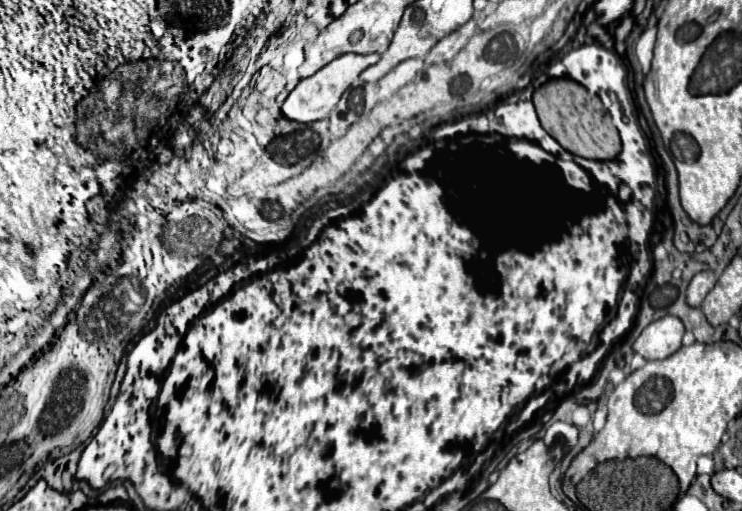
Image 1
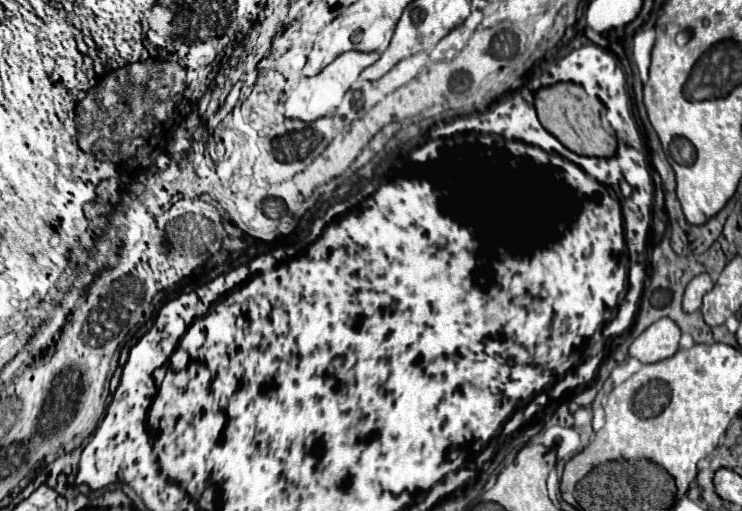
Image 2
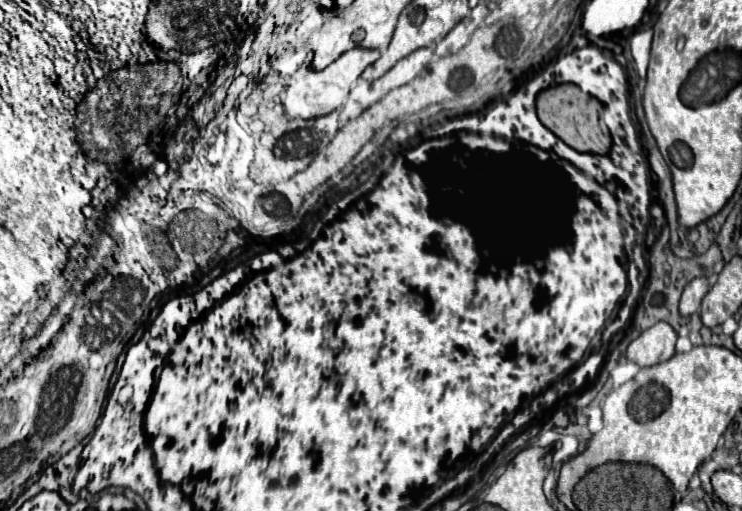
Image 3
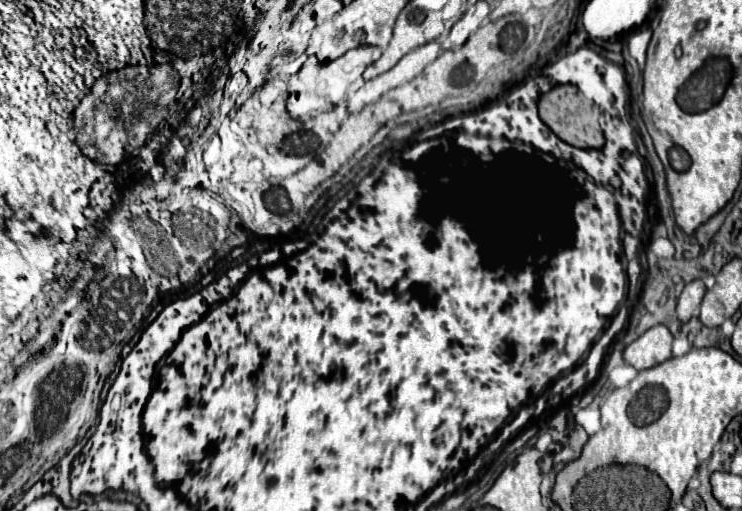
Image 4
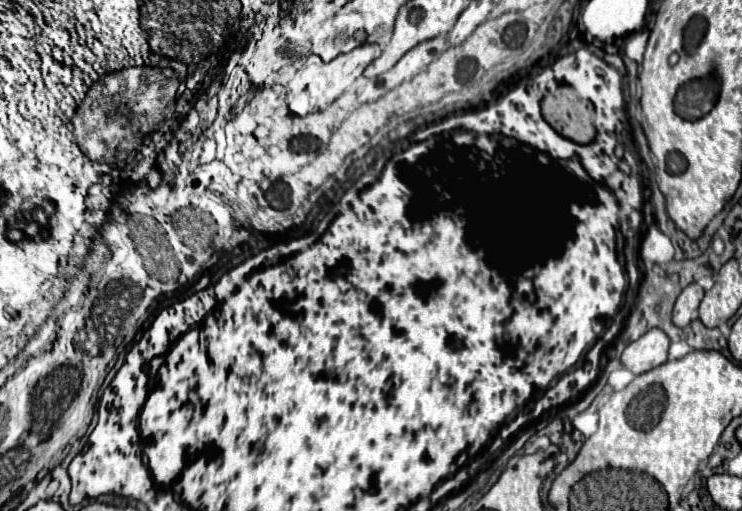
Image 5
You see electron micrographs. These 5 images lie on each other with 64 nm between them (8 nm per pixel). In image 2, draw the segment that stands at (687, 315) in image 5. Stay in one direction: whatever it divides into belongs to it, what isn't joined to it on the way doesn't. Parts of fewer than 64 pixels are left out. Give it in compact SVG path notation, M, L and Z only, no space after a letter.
M698 274L690 280L690 284L686 286L684 292L684 300L682 300L682 310L684 312L696 312L702 306L702 298L706 292L712 290L712 280L708 274Z

